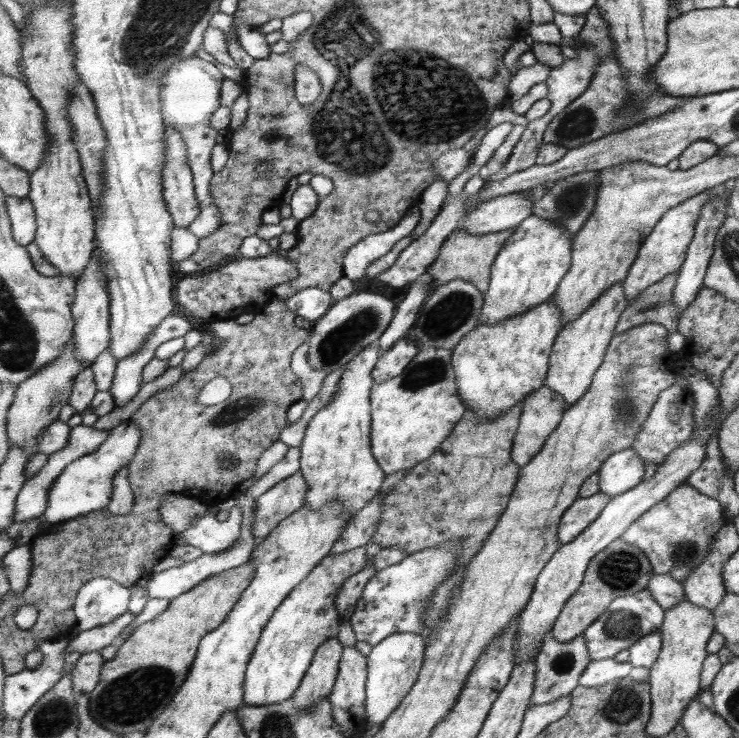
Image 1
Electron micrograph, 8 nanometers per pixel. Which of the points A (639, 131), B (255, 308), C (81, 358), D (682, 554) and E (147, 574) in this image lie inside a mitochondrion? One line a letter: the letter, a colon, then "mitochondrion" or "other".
A: other
B: other
C: other
D: mitochondrion
E: other

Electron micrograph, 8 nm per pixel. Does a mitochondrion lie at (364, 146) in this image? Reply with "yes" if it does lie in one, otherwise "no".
yes

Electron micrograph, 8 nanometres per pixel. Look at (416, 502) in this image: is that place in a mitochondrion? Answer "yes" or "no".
yes

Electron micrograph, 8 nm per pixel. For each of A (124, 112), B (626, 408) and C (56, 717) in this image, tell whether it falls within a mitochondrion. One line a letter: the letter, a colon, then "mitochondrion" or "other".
A: other
B: mitochondrion
C: mitochondrion

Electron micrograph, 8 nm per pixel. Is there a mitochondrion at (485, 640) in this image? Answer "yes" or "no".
no

